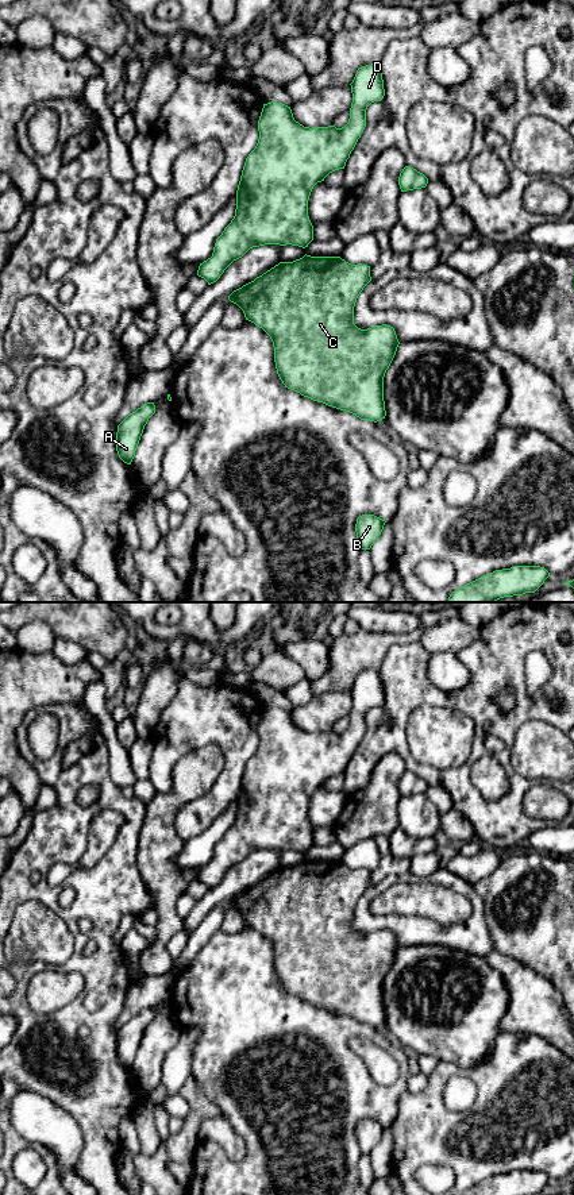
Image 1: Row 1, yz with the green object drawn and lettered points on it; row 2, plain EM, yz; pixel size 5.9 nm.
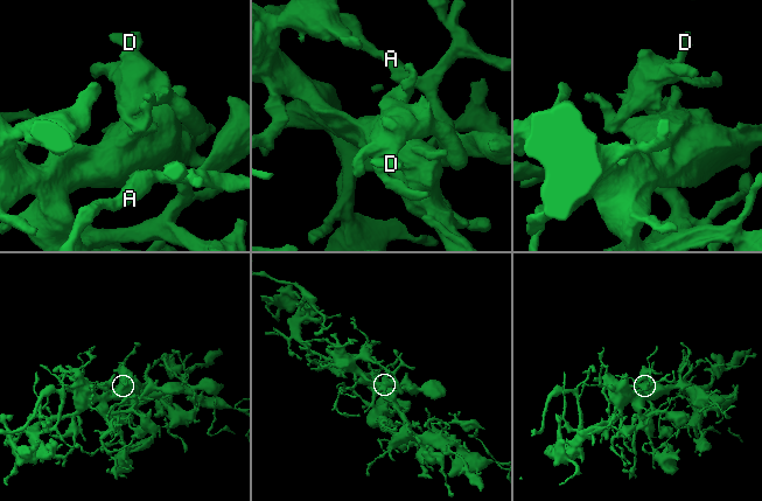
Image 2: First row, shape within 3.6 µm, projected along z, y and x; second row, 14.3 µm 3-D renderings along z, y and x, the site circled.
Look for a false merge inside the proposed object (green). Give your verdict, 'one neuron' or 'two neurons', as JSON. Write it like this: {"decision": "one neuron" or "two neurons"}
{"decision": "one neuron"}

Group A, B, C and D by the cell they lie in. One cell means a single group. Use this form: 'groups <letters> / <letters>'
groups A B C D

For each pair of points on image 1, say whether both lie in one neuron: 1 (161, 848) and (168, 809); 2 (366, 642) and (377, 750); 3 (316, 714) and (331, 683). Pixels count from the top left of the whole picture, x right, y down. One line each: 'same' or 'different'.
1: same
2: different
3: different

